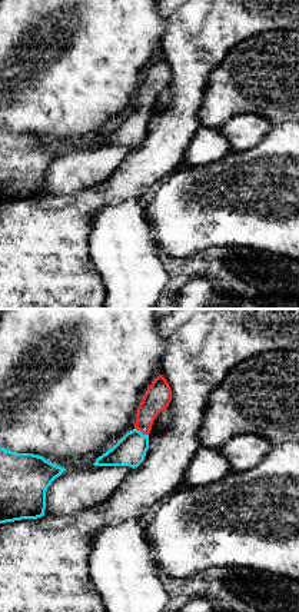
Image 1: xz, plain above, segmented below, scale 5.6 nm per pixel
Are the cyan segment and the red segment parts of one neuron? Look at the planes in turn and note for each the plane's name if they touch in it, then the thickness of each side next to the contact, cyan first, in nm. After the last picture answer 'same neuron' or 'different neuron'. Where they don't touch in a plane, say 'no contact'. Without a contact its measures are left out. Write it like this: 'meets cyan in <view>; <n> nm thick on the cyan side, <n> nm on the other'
meets cyan in xz; 170 nm thick on the cyan side, 150 nm on the other

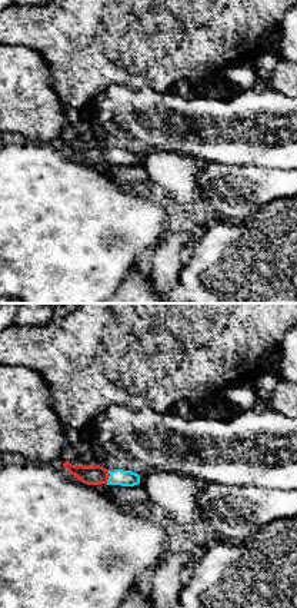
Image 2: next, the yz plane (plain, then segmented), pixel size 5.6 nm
meets cyan in yz; 100 nm thick on the cyan side, 110 nm on the other

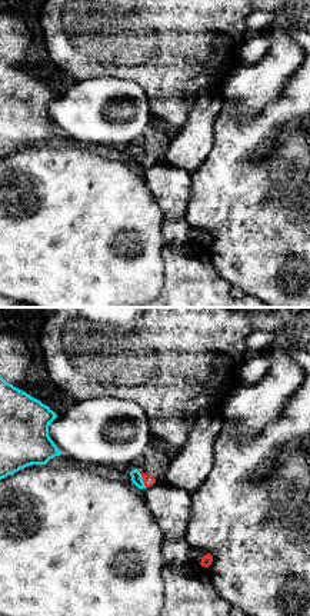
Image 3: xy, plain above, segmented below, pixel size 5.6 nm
meets cyan in xy; 60 nm thick on the cyan side, 70 nm on the other

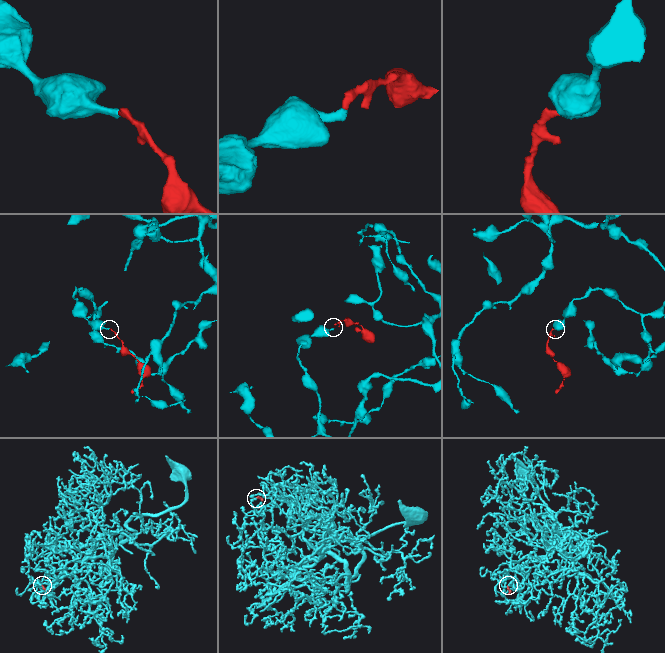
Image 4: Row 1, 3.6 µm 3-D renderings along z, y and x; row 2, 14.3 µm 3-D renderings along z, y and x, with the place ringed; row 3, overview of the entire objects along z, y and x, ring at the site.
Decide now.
same neuron

